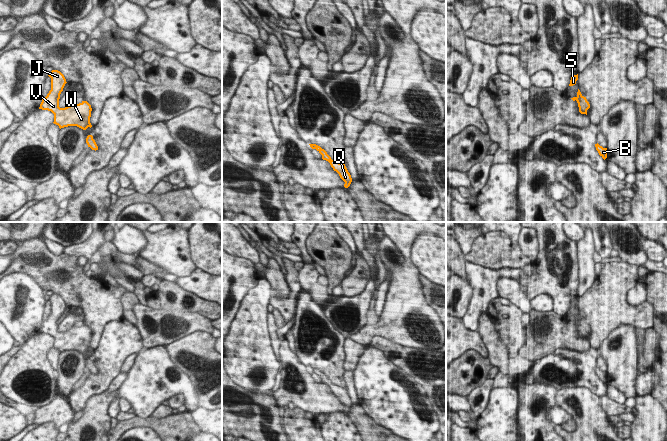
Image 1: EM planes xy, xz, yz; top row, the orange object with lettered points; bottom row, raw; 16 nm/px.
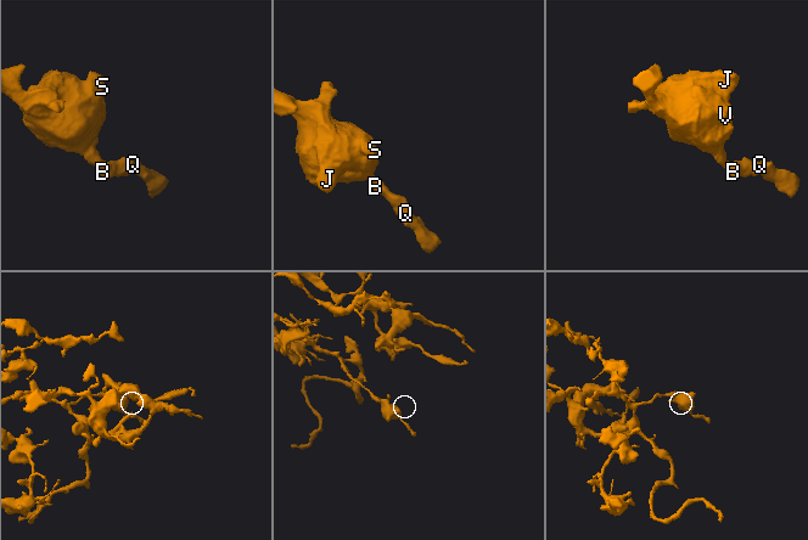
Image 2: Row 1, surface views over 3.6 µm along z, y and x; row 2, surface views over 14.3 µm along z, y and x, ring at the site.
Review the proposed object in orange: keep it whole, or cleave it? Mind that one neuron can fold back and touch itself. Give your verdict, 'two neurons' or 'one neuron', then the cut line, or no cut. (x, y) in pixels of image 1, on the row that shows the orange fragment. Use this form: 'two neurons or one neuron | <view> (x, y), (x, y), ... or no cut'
one neuron | no cut

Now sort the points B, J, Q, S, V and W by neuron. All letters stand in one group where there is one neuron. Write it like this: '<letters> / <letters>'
B J Q S V W

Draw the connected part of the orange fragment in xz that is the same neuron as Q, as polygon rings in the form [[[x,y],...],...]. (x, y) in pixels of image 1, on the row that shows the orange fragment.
[[[309,144],[309,145],[312,149],[316,149],[322,155],[323,160],[326,160],[330,163],[333,170],[336,171],[339,174],[340,178],[345,182],[344,187],[348,188],[352,182],[352,178],[345,164],[332,160],[331,157],[327,154],[327,152],[320,146],[316,144]]]

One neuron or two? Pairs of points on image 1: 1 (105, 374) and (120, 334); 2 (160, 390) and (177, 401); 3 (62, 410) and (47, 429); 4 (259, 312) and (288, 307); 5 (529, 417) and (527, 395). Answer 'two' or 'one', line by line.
1: one
2: two
3: two
4: two
5: one

